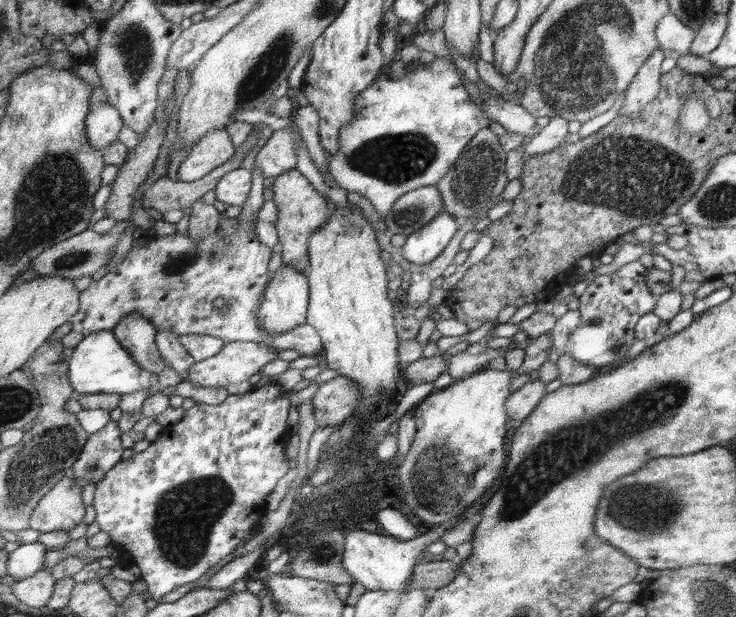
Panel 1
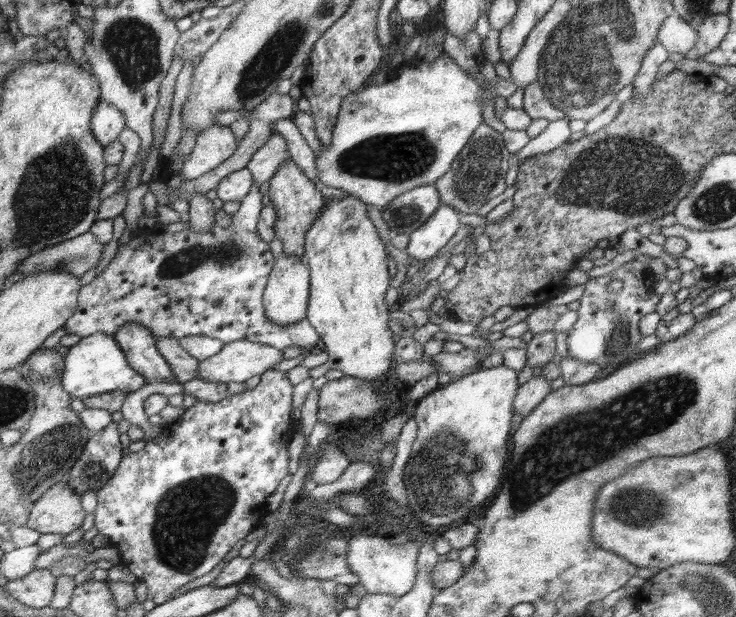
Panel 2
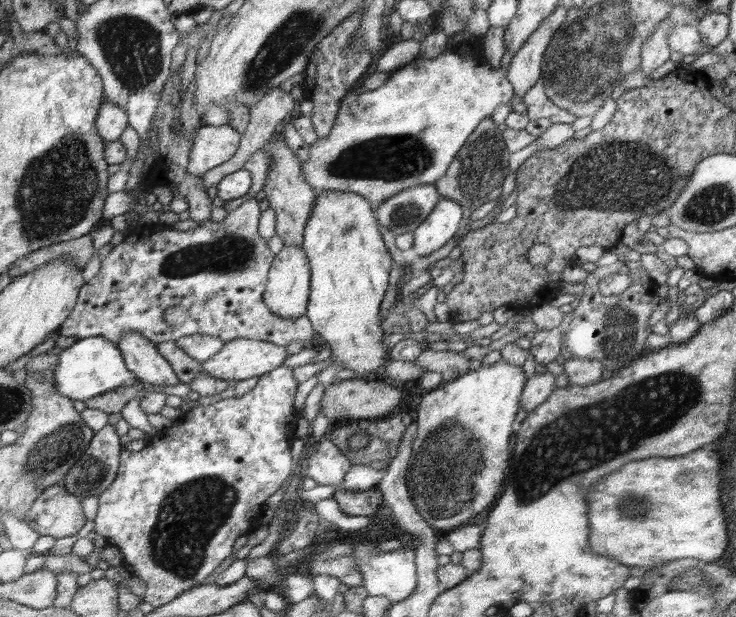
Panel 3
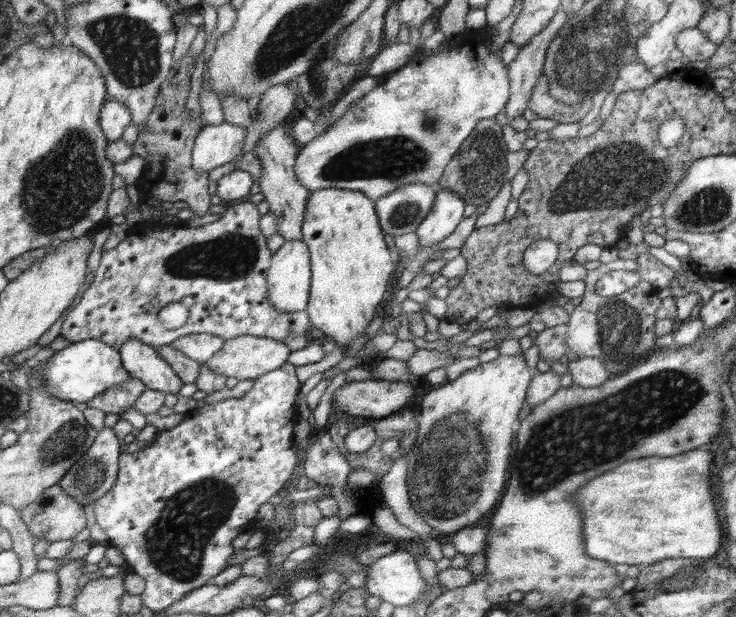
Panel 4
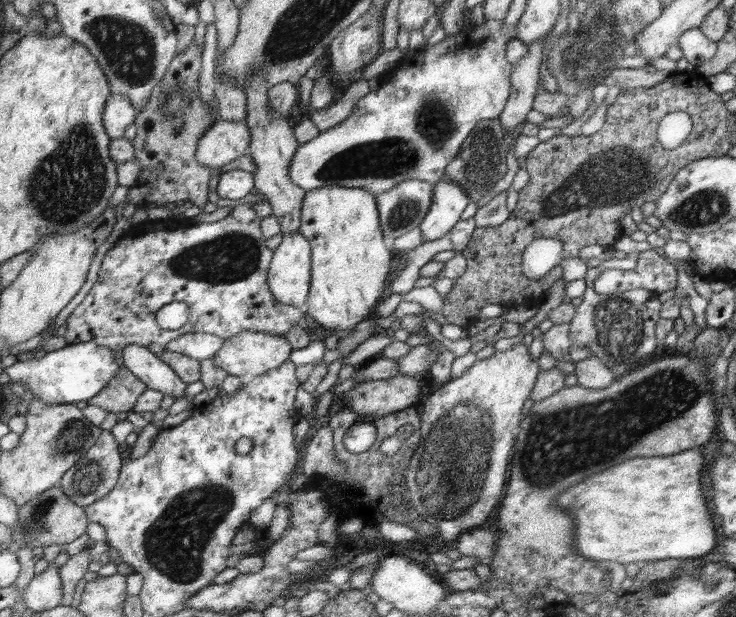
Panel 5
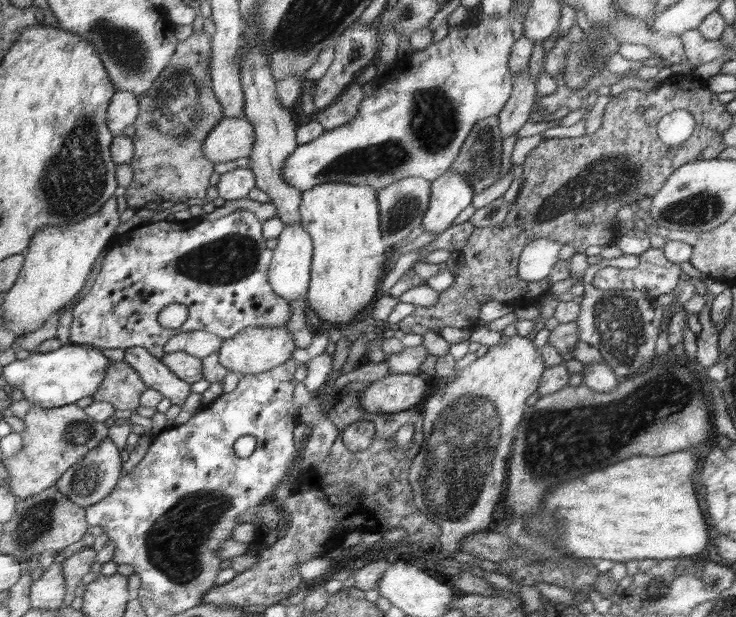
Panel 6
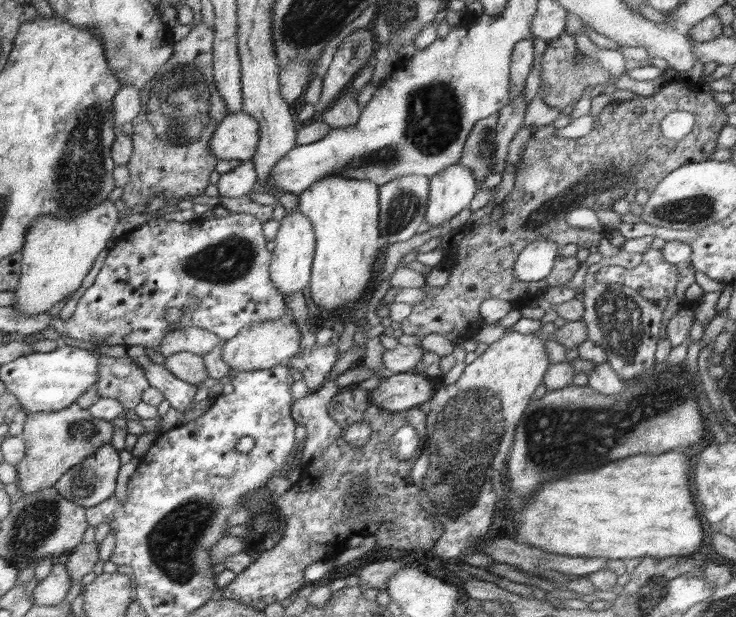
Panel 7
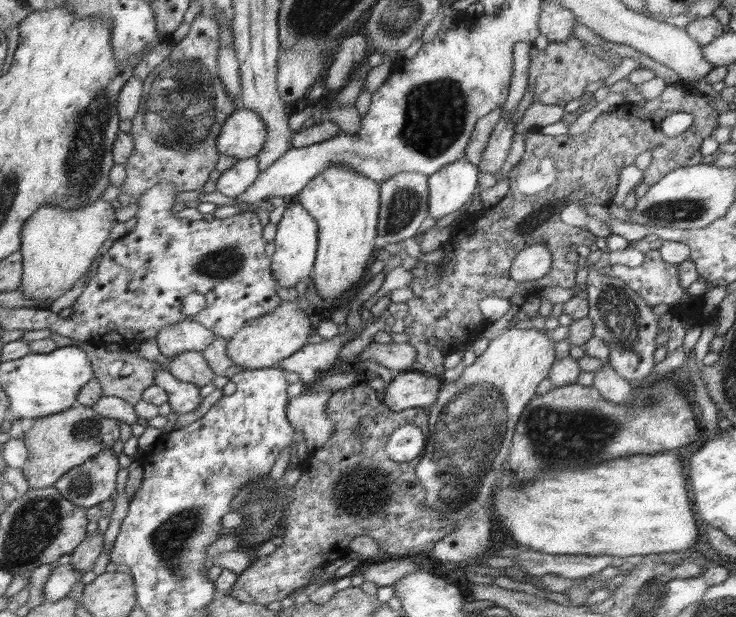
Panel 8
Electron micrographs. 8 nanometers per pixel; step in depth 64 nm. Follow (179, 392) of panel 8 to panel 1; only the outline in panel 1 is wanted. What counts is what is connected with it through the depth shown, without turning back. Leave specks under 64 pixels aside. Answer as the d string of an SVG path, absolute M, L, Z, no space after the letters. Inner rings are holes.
M133 313L126 316L112 330L119 343L132 354L143 368L155 375L164 370L164 361L155 343L157 328L152 322Z

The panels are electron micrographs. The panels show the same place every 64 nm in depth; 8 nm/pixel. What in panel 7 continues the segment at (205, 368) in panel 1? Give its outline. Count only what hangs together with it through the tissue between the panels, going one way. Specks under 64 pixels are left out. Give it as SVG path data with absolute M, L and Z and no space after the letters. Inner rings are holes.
M288 309L282 319L252 323L249 327L244 327L234 339L225 341L222 346L222 361L226 361L235 371L266 370L294 358L302 349L300 338L302 334L294 323L292 310Z

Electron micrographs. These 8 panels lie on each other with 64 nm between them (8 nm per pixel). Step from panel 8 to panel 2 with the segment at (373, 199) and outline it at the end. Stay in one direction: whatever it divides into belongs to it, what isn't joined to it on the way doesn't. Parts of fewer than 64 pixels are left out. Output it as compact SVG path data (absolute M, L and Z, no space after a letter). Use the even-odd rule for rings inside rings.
M347 195L342 199L331 200L327 198L328 206L324 207L323 214L320 214L319 218L316 218L315 224L311 227L311 230L307 232L306 240L306 252L305 260L311 267L310 274L310 306L307 308L307 320L312 324L312 327L319 333L320 341L322 342L321 349L328 352L328 360L322 364L322 368L331 368L332 370L341 370L344 376L352 376L354 378L364 380L366 383L372 382L372 380L378 380L378 378L386 378L388 376L388 370L392 368L392 362L395 358L395 342L397 337L394 332L388 328L388 308L386 308L386 302L384 302L384 294L390 286L390 276L388 276L388 252L386 252L386 246L384 242L380 240L380 234L376 232L376 227L372 224L372 220L368 217L366 210L367 203L357 196Z

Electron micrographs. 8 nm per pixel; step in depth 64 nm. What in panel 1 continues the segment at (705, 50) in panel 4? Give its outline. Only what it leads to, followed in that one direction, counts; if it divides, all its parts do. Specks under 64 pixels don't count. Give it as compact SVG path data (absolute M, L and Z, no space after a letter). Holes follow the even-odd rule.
M668 13L659 22L656 37L659 40L660 50L679 52L681 56L687 55L697 31L684 25L675 14Z

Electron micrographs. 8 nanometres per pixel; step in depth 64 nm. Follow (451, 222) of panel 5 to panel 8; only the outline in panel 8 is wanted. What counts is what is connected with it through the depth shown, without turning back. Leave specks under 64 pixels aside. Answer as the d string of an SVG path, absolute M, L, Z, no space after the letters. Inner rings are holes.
M464 158L428 177L431 217L438 220L460 208L468 208L478 188L478 174L479 168Z

